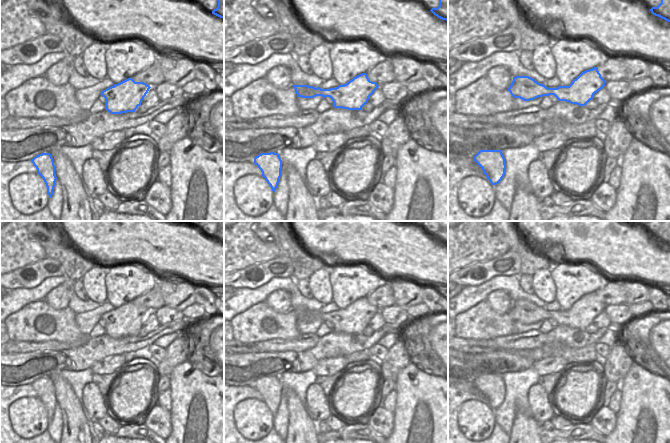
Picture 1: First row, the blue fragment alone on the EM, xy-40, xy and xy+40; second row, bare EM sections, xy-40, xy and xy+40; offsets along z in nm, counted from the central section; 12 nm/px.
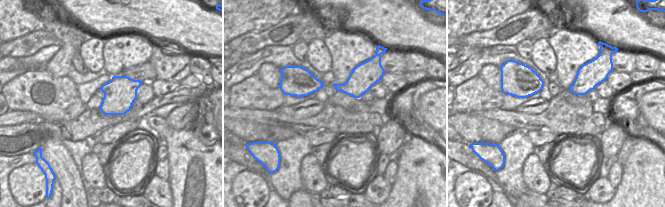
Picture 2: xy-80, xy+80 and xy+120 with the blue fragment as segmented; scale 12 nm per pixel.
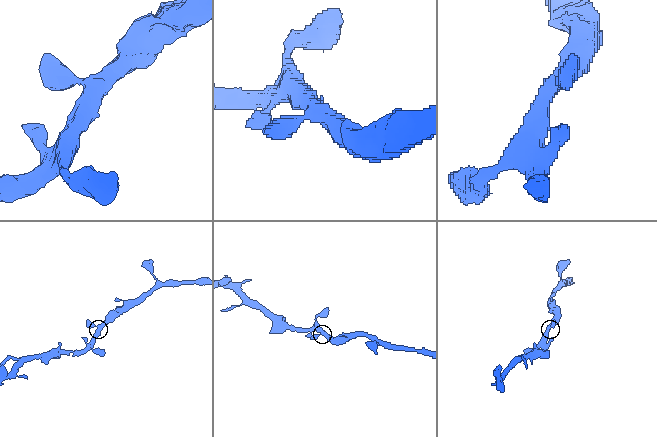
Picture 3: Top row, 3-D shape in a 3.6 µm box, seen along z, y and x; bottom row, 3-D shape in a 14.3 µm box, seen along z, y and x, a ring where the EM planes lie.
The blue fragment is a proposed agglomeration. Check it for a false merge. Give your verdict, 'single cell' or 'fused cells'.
single cell

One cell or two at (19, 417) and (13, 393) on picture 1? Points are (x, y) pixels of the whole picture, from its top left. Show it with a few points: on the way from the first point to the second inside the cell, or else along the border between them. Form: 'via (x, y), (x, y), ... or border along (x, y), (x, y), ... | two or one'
border along (36, 396), (19, 397), (10, 405) | two

